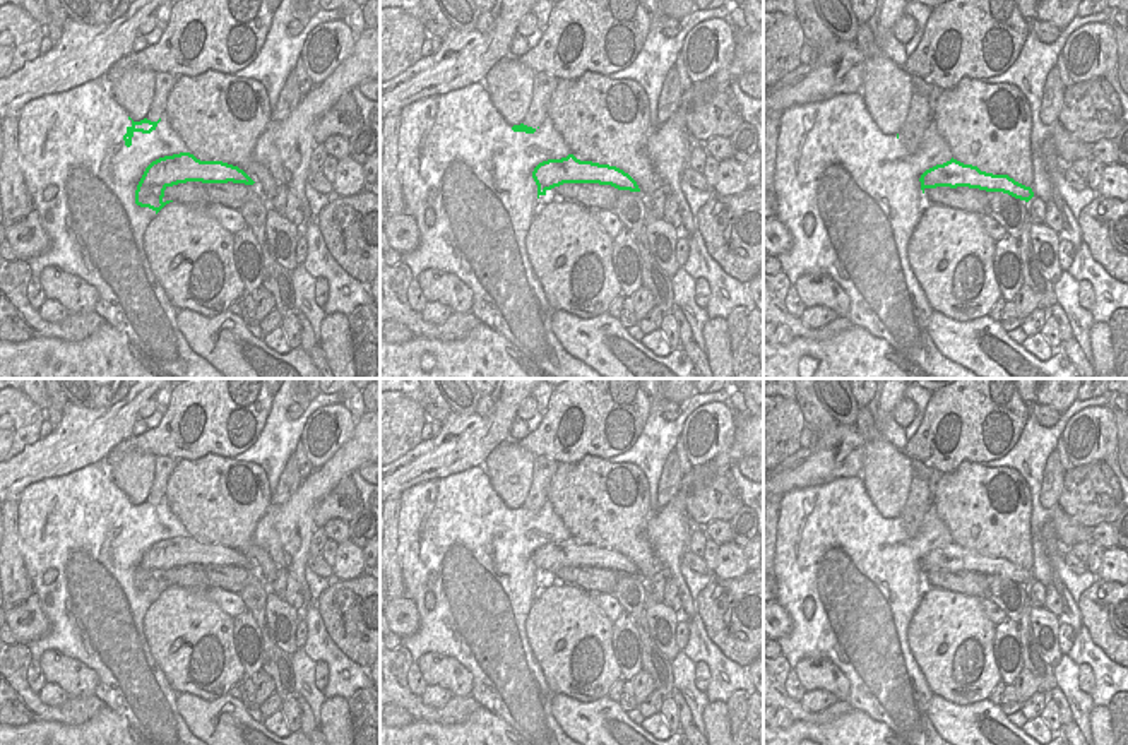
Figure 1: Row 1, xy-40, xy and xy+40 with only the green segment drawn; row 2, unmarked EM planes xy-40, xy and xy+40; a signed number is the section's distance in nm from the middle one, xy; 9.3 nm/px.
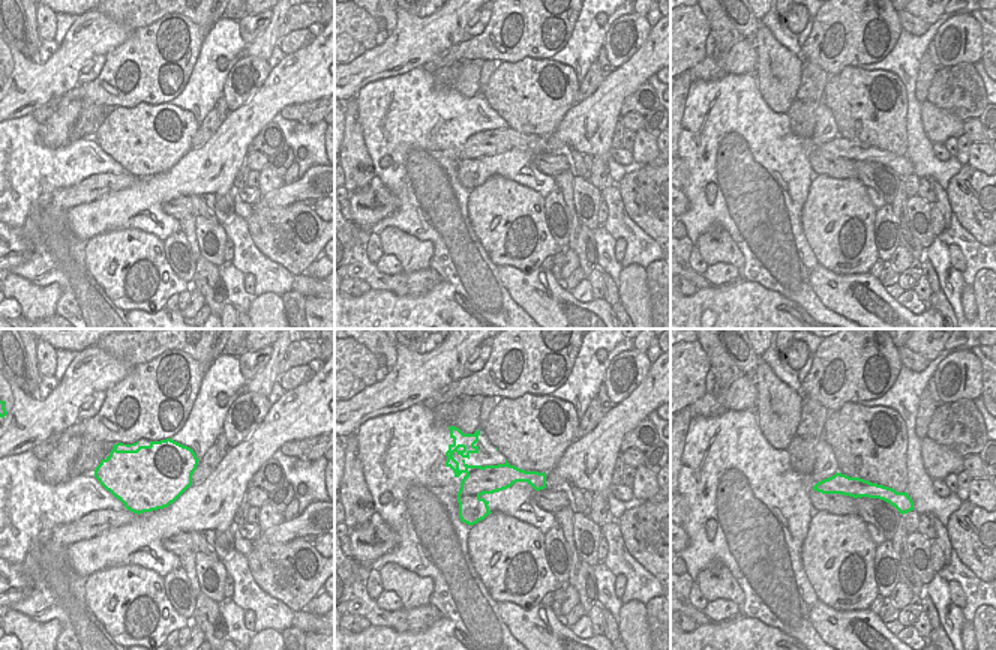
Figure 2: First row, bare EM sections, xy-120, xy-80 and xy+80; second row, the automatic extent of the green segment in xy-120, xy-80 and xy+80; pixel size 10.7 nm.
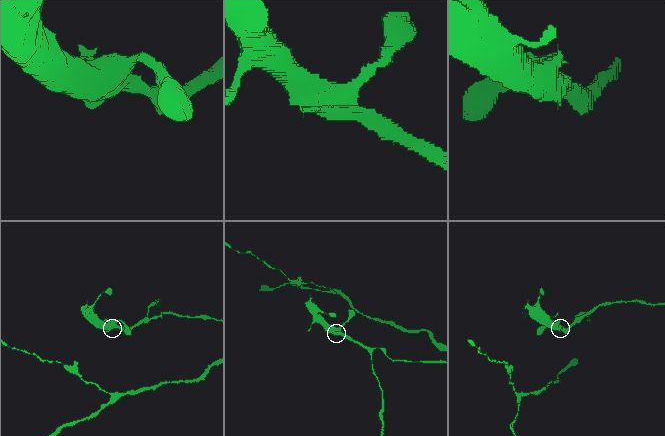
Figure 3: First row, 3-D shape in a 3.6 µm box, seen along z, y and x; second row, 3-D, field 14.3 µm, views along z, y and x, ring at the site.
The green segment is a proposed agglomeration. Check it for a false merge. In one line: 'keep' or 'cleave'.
cleave

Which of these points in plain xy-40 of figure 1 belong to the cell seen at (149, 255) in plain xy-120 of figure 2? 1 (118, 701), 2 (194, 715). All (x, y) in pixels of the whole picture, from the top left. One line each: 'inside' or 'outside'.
1: outside
2: outside

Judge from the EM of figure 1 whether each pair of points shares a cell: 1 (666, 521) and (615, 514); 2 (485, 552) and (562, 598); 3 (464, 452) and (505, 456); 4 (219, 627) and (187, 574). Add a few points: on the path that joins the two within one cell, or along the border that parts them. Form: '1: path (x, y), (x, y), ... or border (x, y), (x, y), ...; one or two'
1: border (646, 521), (646, 540), (658, 560); two
2: border (540, 593), (528, 615), (524, 631); two
3: border (500, 444), (481, 464); two
4: border (173, 584), (204, 590); two

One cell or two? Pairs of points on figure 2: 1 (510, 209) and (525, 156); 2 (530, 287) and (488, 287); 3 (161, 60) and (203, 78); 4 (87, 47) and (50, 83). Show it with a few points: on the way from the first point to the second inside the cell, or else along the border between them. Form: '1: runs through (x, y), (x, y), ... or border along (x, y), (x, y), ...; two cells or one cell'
1: border along (492, 174), (500, 174), (521, 185); two cells
2: border along (497, 267), (497, 275), (504, 287); two cells
3: border along (204, 39), (186, 86), (170, 101); two cells
4: runs through (78, 54), (59, 74); one cell

